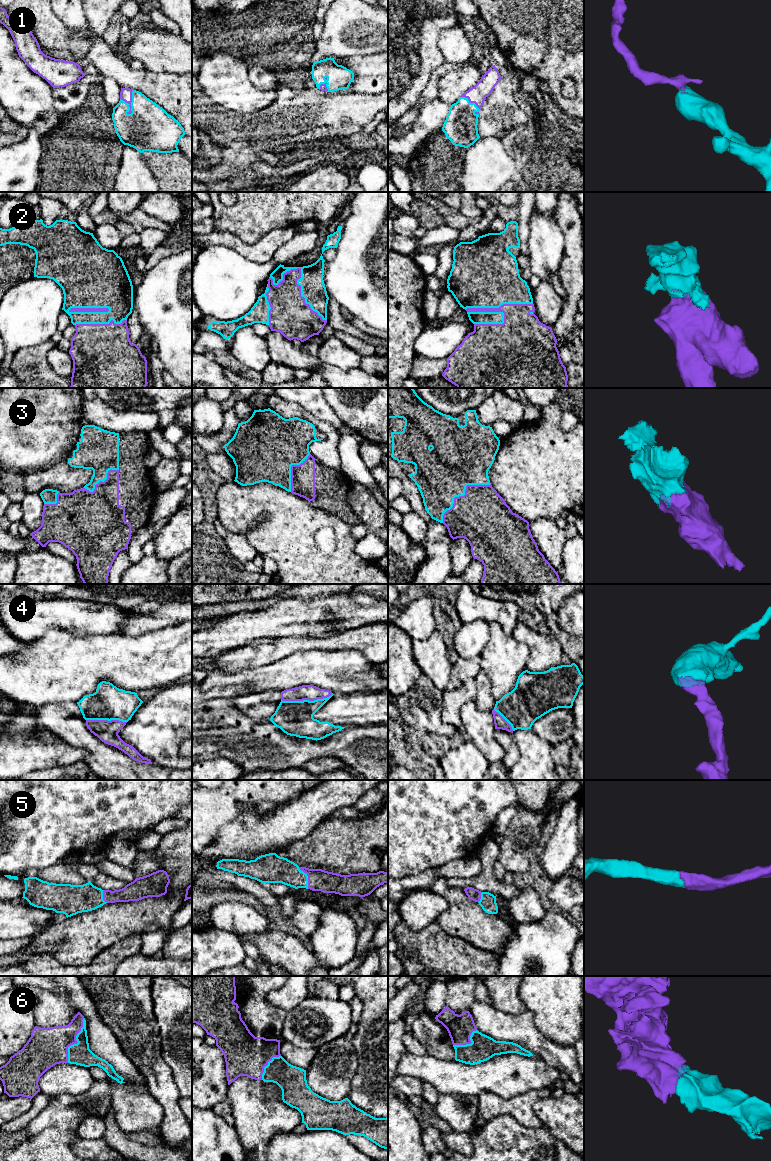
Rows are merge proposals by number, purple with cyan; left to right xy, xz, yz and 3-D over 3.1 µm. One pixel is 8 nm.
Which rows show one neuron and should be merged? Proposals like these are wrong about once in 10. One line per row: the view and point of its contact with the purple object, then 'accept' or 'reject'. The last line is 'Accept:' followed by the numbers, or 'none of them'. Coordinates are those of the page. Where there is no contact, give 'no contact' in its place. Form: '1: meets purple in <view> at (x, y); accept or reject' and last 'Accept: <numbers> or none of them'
1: meets purple in xy at (131, 101); accept
2: meets purple in xz at (299, 278); accept
3: meets purple in yz at (462, 496); accept
4: meets purple in xz at (306, 699); accept
5: meets purple in xz at (308, 877); accept
6: meets purple in xy at (77, 1042); accept
Accept: 1, 2, 3, 4, 5, 6

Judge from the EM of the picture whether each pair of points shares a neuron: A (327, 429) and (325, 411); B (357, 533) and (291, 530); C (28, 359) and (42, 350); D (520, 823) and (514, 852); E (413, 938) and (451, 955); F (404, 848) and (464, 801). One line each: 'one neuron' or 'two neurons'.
A: two neurons
B: two neurons
C: one neuron
D: one neuron
E: one neuron
F: one neuron

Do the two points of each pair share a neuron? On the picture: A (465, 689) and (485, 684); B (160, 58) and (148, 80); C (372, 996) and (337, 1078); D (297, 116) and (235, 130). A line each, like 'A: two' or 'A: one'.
A: two
B: two
C: two
D: one

